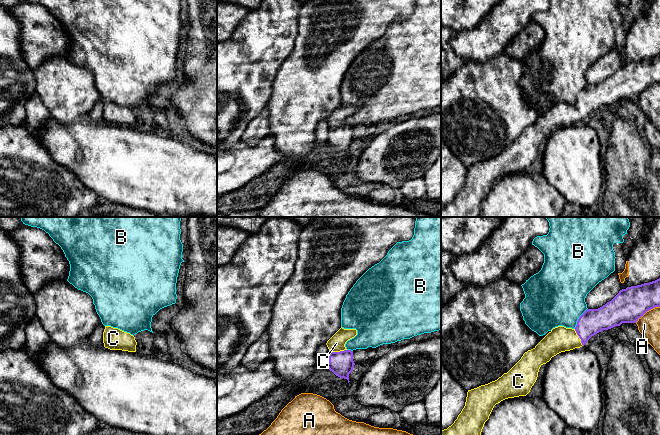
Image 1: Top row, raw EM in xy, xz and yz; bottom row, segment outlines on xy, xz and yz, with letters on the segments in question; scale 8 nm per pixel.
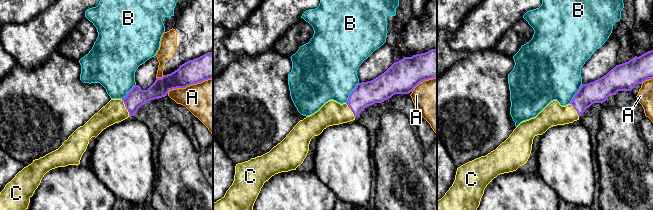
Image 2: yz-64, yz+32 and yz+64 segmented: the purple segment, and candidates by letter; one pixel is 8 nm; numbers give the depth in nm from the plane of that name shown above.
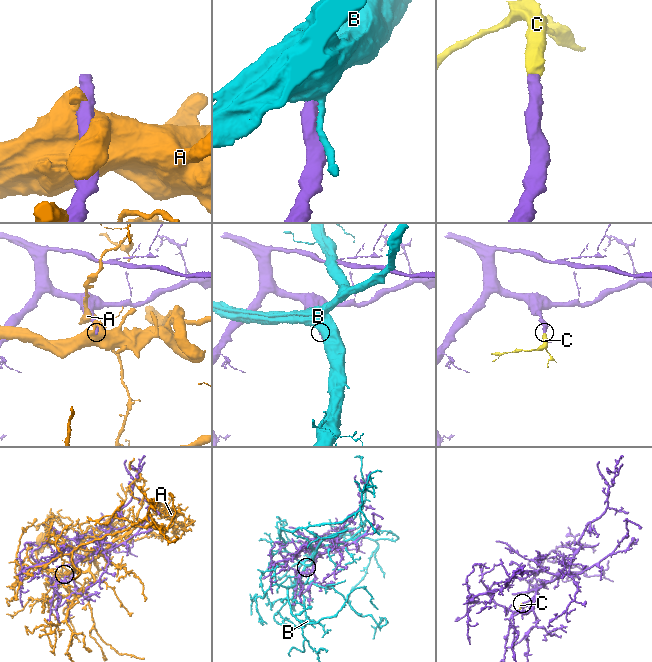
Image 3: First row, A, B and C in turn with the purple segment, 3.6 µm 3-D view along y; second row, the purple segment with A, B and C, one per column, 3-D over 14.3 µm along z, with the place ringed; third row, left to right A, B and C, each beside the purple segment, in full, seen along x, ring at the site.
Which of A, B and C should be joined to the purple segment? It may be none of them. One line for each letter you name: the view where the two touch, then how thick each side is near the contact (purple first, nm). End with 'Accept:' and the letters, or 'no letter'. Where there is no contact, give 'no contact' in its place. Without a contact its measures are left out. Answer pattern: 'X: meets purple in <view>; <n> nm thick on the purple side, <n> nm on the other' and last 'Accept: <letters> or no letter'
C: meets purple in xz; 190 nm thick on the purple side, 140 nm on the other
Accept: C

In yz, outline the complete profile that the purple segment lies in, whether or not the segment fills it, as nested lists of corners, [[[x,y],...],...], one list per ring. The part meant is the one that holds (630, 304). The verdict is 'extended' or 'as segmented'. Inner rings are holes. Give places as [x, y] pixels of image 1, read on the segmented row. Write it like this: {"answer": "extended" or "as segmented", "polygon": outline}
{"answer": "extended", "polygon": [[[660,278],[622,289],[602,307],[587,309],[579,317],[574,329],[564,326],[553,328],[533,349],[525,352],[507,373],[495,381],[468,390],[464,408],[453,424],[441,431],[441,435],[481,435],[494,406],[508,398],[526,396],[537,380],[540,367],[549,362],[552,357],[561,352],[584,346],[592,336],[602,330],[620,326],[622,323],[636,323],[647,311],[655,307],[660,307]]]}

